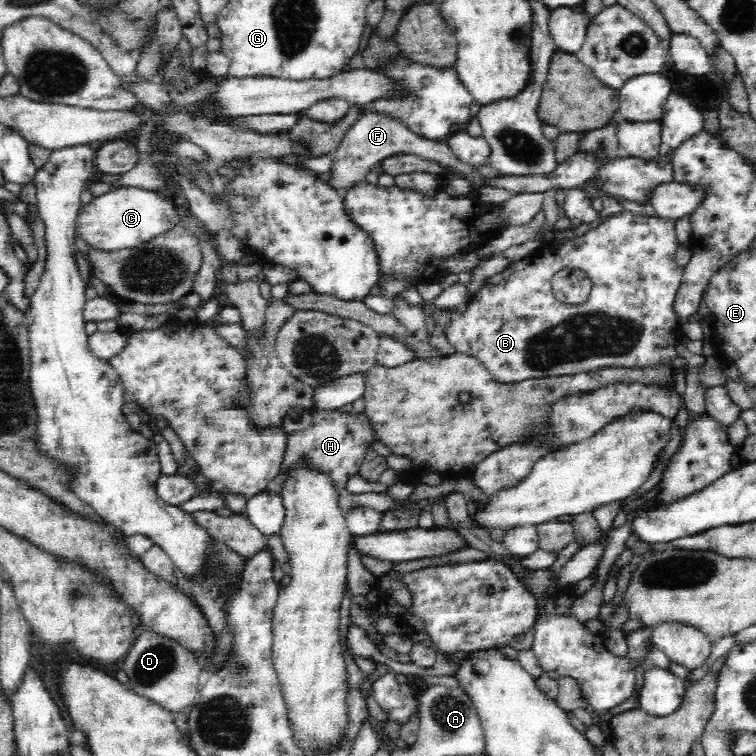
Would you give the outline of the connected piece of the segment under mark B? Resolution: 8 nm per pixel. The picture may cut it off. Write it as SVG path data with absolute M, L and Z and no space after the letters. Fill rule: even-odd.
M621 210L612 214L606 221L600 223L596 229L590 229L584 236L574 240L574 242L566 242L566 244L558 244L558 246L542 244L534 255L519 261L511 261L502 272L488 277L486 286L472 294L470 304L468 304L468 308L465 308L466 312L460 314L460 316L453 314L452 324L448 328L444 328L444 335L448 336L448 340L456 348L456 352L476 357L488 369L495 382L505 385L526 381L530 378L548 379L549 377L589 373L604 367L670 367L673 360L678 356L677 342L684 338L681 329L682 320L674 312L674 299L681 285L683 272L683 267L675 261L676 250L682 245L678 241L674 224L675 219L635 215L633 212ZM562 269L578 269L586 273L586 277L590 279L590 294L586 302L569 304L557 301L551 289L551 280L554 274Z

